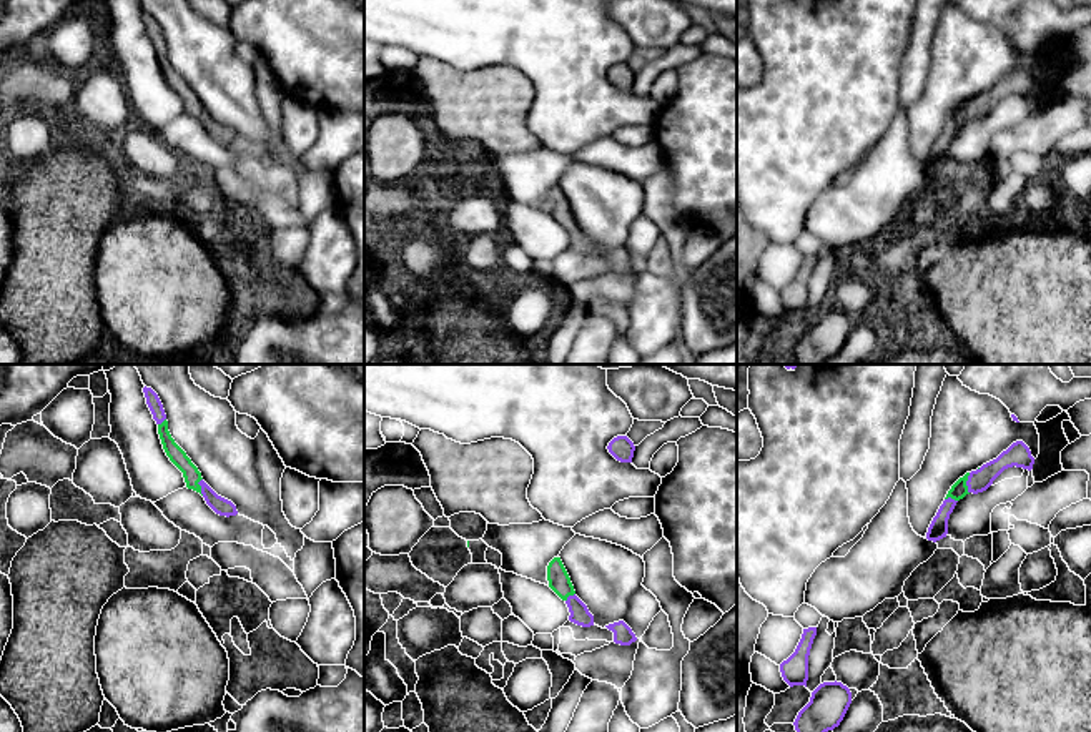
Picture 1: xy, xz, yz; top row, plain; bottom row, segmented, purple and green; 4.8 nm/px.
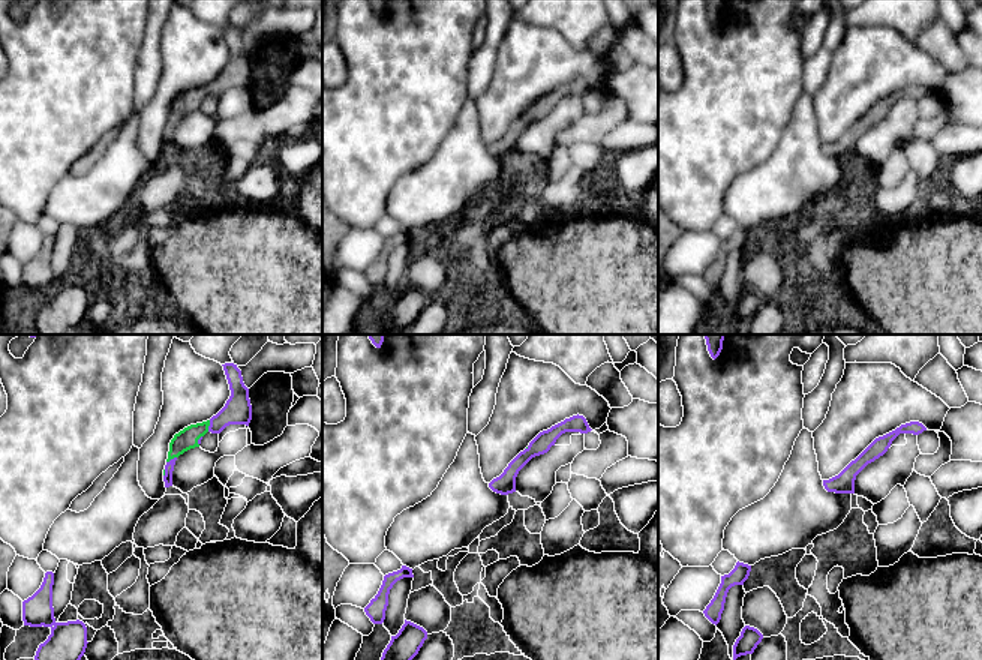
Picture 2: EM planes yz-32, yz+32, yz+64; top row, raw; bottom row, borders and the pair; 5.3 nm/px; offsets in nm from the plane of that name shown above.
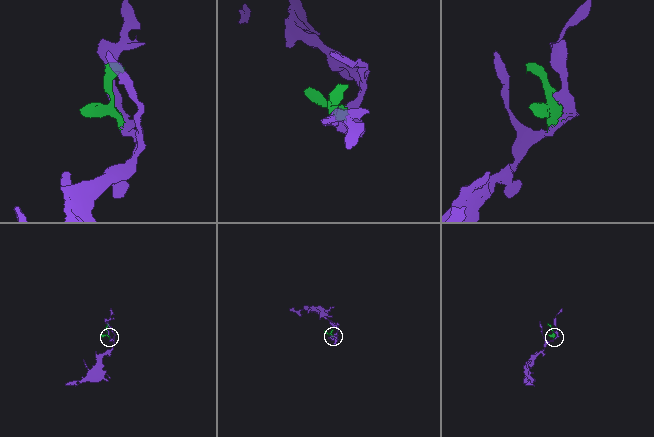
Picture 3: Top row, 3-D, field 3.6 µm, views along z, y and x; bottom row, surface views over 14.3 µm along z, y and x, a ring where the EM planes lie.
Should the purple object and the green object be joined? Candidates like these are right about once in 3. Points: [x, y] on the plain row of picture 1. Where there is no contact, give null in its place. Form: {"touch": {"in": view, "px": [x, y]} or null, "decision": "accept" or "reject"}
{"touch": {"in": "yz", "px": [967, 110]}, "decision": "accept"}

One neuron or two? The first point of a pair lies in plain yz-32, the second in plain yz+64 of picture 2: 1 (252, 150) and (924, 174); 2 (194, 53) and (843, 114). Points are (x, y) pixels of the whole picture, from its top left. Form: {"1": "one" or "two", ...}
{"1": "one", "2": "one"}

